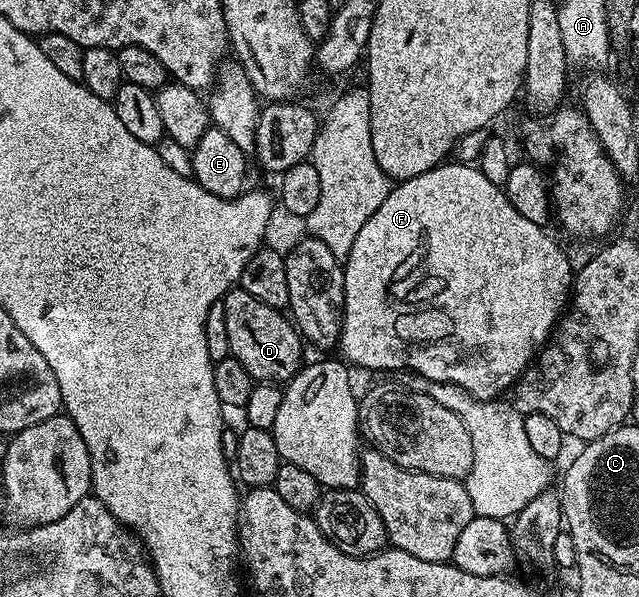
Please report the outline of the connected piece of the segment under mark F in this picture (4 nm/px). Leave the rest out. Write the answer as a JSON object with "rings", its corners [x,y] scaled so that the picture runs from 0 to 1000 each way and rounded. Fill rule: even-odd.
{"rings":[[[693,273],[664,286],[664,293],[651,293],[637,303],[624,303],[612,315],[607,333],[601,333],[601,340],[595,340],[595,347],[588,347],[588,360],[582,360],[582,367],[576,367],[576,374],[570,374],[570,380],[563,380],[557,400],[551,405],[551,420],[545,420],[545,427],[538,432],[535,459],[538,461],[538,514],[535,516],[535,558],[529,564],[527,583],[535,585],[534,596],[540,600],[549,613],[562,611],[567,618],[643,618],[643,626],[662,631],[671,638],[687,638],[689,642],[707,642],[714,648],[720,648],[726,655],[732,655],[740,665],[750,672],[765,672],[779,668],[787,663],[811,637],[812,628],[834,606],[842,596],[844,585],[861,570],[869,556],[870,546],[875,543],[876,533],[881,529],[883,519],[887,516],[892,492],[895,489],[895,449],[892,451],[892,437],[886,432],[886,424],[854,392],[856,385],[850,379],[833,374],[833,367],[820,367],[820,360],[814,360],[814,353],[808,353],[808,347],[801,347],[801,340],[795,340],[790,315],[776,307],[770,307],[770,300],[764,300],[756,293],[753,283],[736,273]]]}

